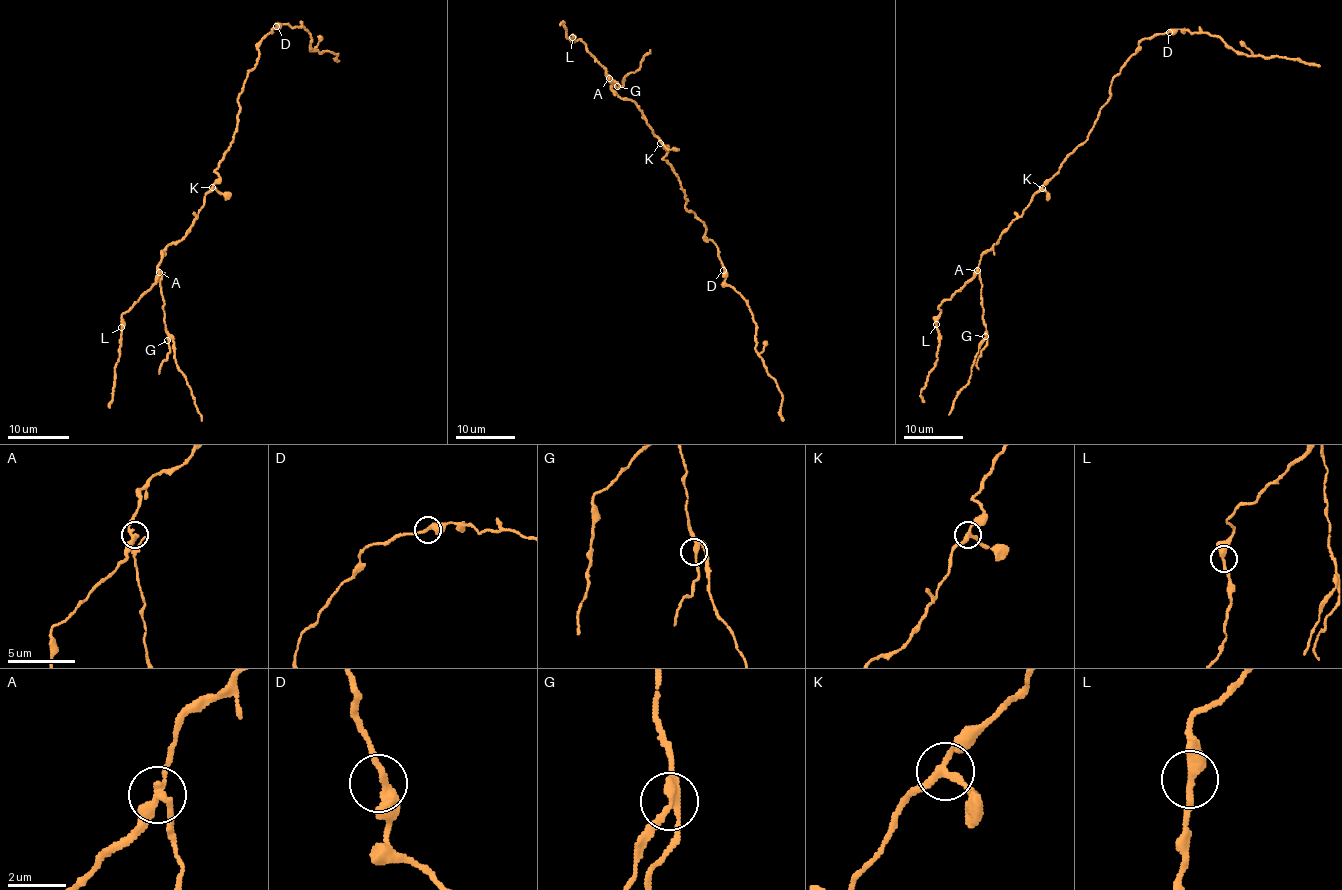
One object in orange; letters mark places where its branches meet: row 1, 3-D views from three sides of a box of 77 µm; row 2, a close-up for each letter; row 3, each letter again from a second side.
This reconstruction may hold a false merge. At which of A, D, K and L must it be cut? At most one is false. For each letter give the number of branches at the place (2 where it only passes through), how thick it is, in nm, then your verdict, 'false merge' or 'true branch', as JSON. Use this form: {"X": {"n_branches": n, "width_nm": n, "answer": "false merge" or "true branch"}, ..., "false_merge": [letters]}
{"A": {"n_branches": 3, "width_nm": 280, "answer": "false merge"}, "D": {"n_branches": 2, "width_nm": 320, "answer": "true branch"}, "K": {"n_branches": 3, "width_nm": 240, "answer": "true branch"}, "L": {"n_branches": 2, "width_nm": 320, "answer": "true branch"}, "false_merge": ["A"]}

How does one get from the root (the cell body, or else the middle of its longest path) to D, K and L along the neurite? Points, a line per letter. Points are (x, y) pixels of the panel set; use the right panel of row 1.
D: (1078, 147), (1087, 139), (1100, 108), (1109, 98), (1111, 81), (1136, 51), (1139, 42), (1143, 38), (1169, 32)
K: (1078, 147), (1042, 188)
L: (1078, 147), (1033, 196), (1029, 206), (982, 254), (978, 270), (950, 299), (941, 303), (936, 324)

